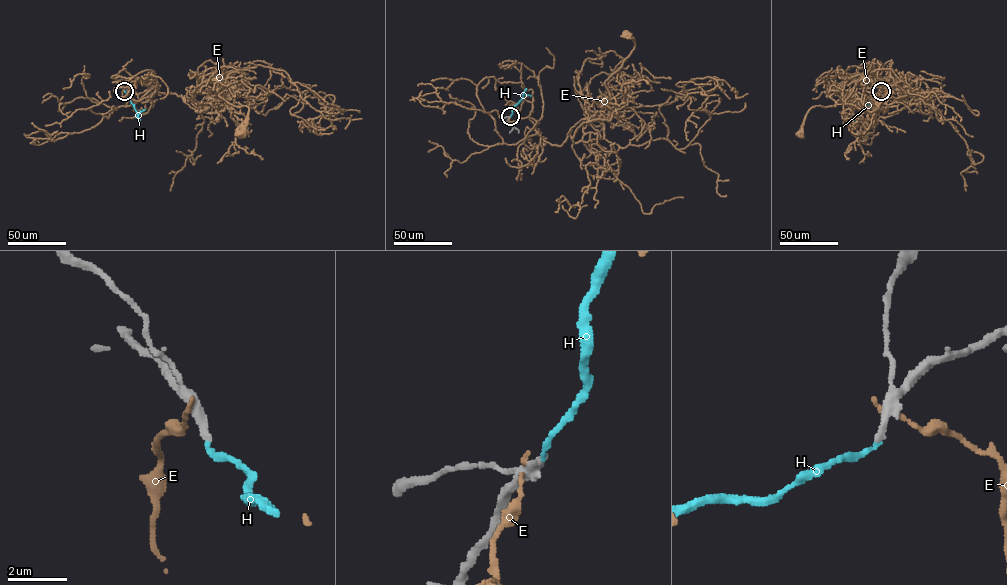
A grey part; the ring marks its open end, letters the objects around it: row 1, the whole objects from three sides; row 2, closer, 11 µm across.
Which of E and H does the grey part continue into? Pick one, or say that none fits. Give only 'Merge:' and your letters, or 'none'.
Merge: H

